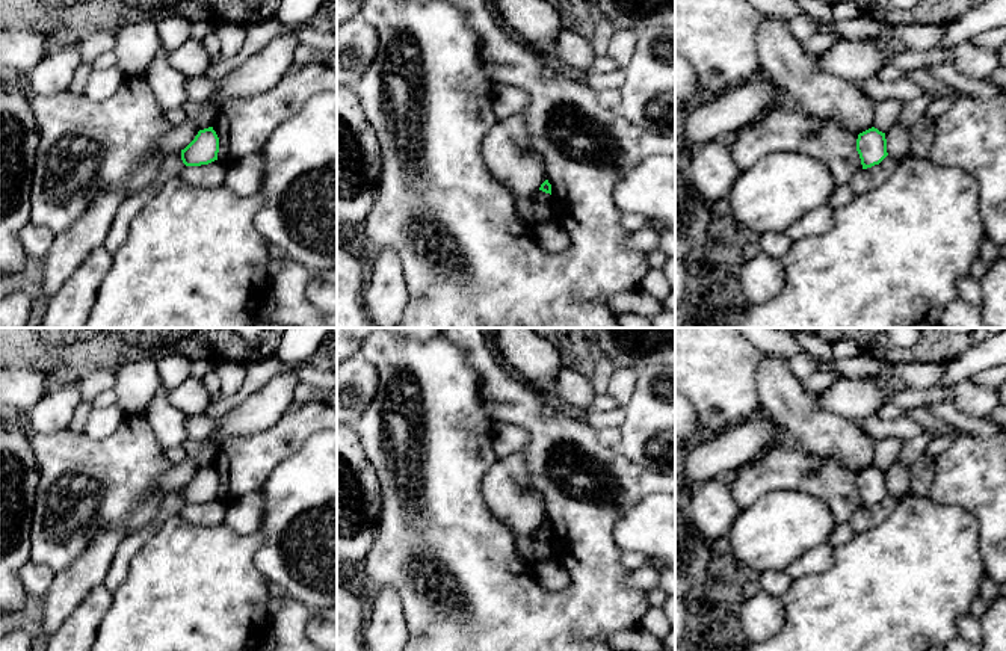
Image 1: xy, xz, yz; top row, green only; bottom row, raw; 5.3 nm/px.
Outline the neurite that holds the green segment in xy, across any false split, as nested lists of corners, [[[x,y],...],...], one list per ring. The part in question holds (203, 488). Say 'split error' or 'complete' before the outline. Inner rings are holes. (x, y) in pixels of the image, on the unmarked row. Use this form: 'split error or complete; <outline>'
complete; [[[213,465],[199,468],[195,477],[181,488],[181,498],[186,504],[201,504],[218,498],[219,476]]]

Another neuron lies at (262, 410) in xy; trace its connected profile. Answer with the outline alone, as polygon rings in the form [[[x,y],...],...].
[[[293,373],[272,378],[240,405],[225,412],[216,421],[214,432],[207,441],[219,450],[230,440],[248,437],[272,427],[292,405],[298,384],[301,382]]]

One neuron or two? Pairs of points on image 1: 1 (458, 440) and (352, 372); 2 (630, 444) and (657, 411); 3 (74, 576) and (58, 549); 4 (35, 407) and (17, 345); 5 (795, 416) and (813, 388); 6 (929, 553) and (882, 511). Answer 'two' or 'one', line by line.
1: two
2: one
3: two
4: two
5: two
6: two

